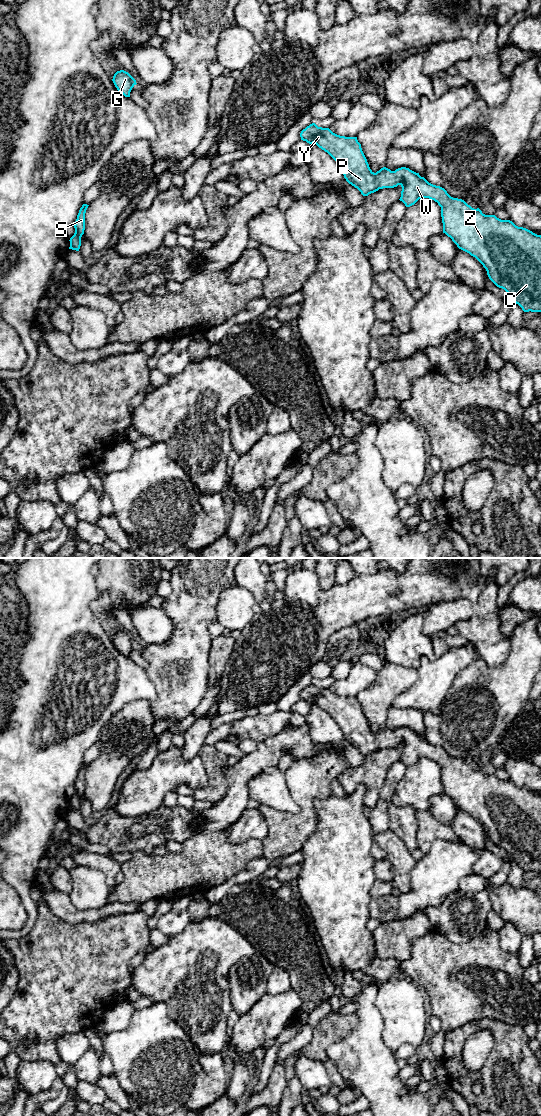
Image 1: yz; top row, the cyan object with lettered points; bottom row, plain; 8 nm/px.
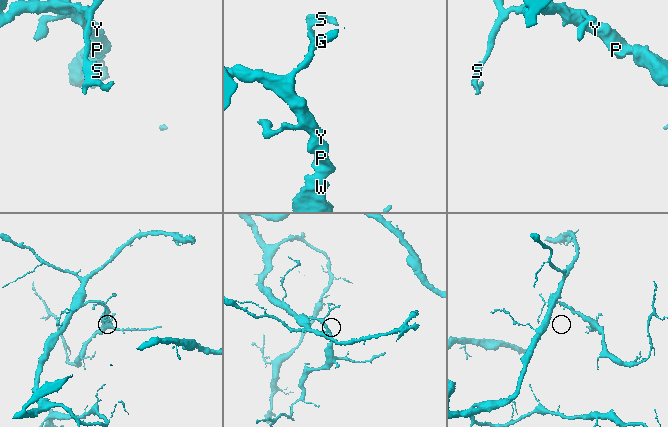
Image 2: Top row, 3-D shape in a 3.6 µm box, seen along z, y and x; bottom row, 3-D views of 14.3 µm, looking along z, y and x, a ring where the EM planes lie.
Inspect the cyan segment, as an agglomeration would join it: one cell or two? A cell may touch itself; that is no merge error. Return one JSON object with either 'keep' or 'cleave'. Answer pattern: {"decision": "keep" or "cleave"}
{"decision": "keep"}

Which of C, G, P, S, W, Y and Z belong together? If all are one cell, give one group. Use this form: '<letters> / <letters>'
C G P S W Y Z

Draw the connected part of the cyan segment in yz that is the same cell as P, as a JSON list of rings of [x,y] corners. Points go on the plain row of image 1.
[[[310,684],[300,693],[301,700],[316,704],[327,712],[339,725],[346,741],[357,748],[363,756],[383,748],[402,747],[400,761],[406,767],[414,765],[421,758],[429,758],[441,767],[443,793],[452,799],[457,807],[475,817],[486,829],[489,839],[504,849],[513,862],[524,872],[541,872],[541,795],[516,786],[510,780],[501,780],[495,775],[485,775],[464,760],[451,757],[447,751],[429,743],[419,733],[401,727],[395,731],[383,727],[374,733],[367,722],[357,697],[345,697],[333,693],[329,688]]]

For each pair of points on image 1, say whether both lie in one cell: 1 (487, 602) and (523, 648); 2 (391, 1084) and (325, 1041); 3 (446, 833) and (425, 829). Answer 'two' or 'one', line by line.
1: two
2: two
3: one

